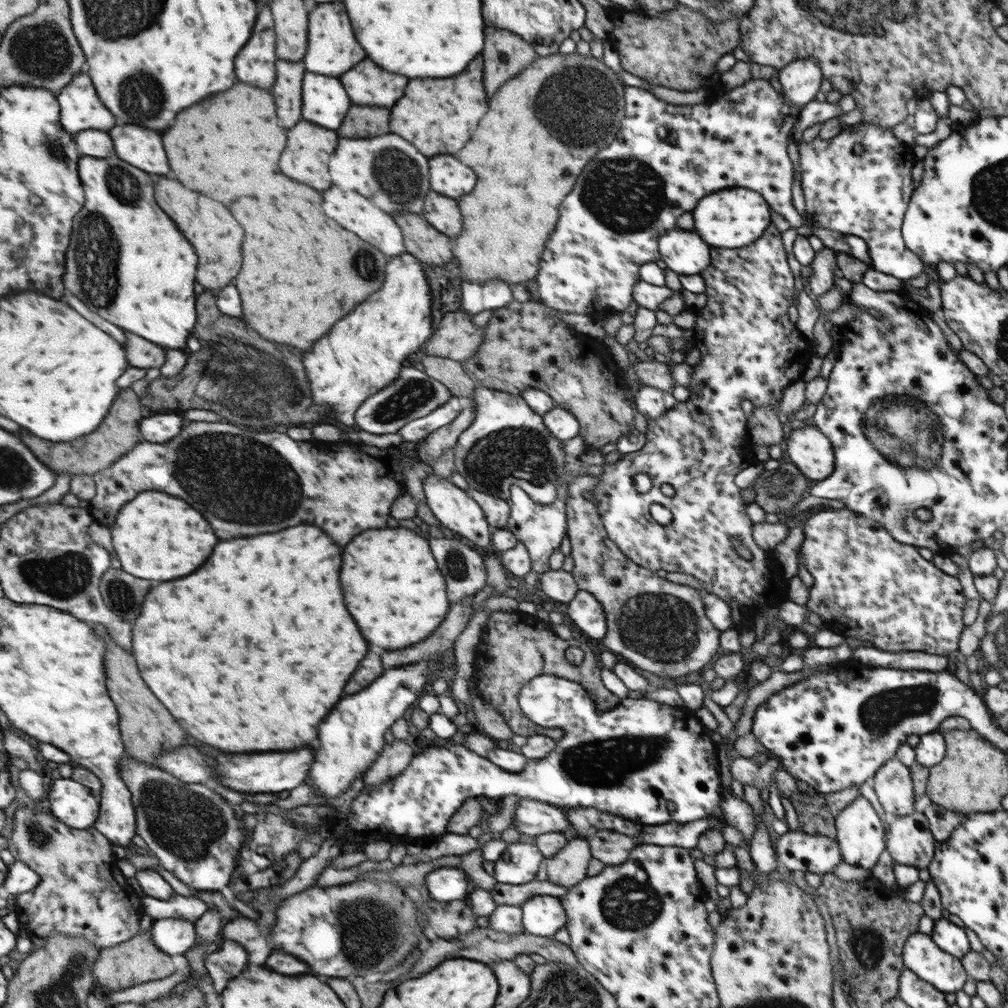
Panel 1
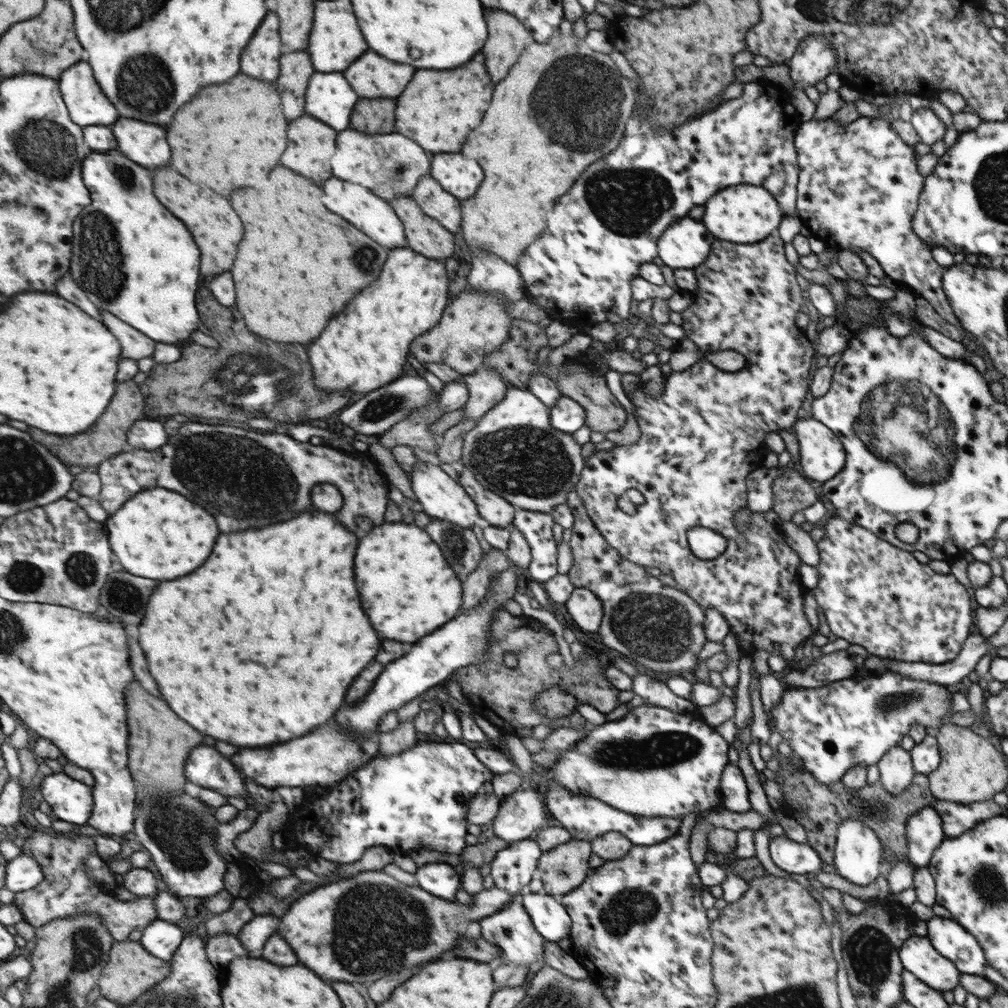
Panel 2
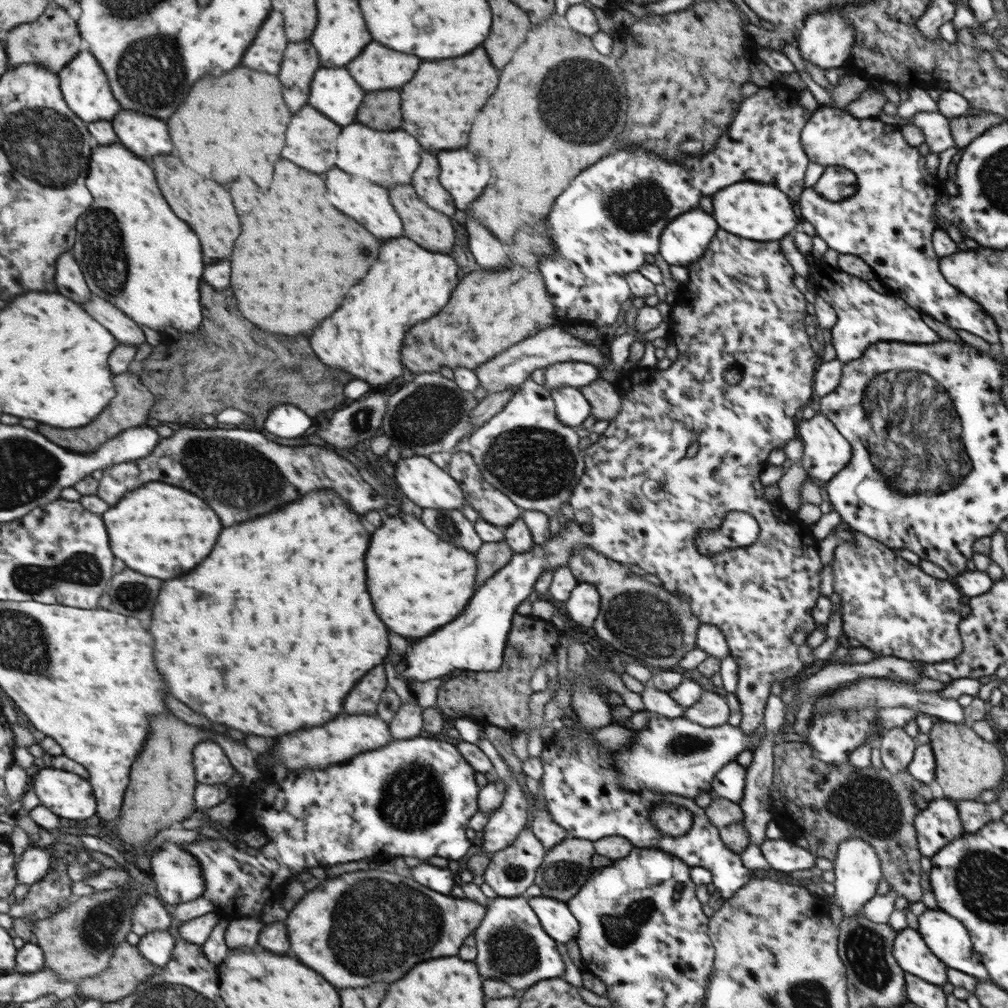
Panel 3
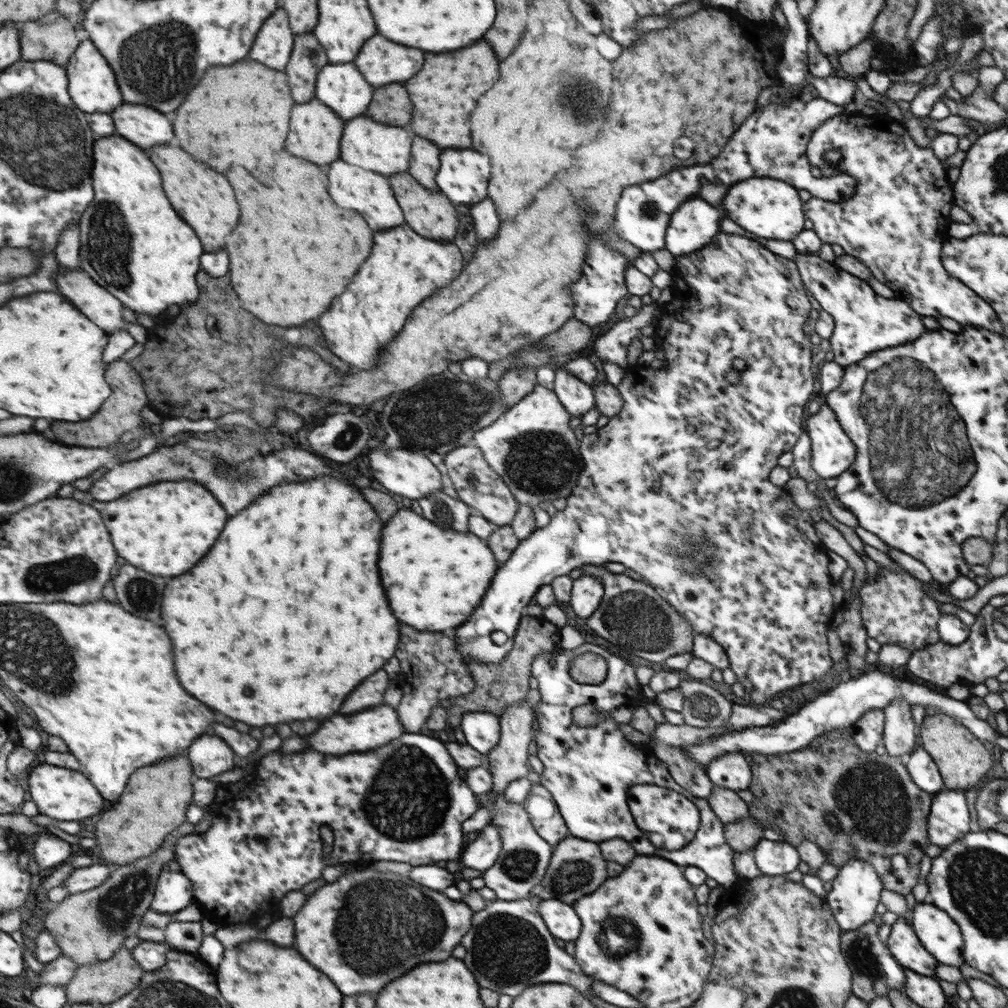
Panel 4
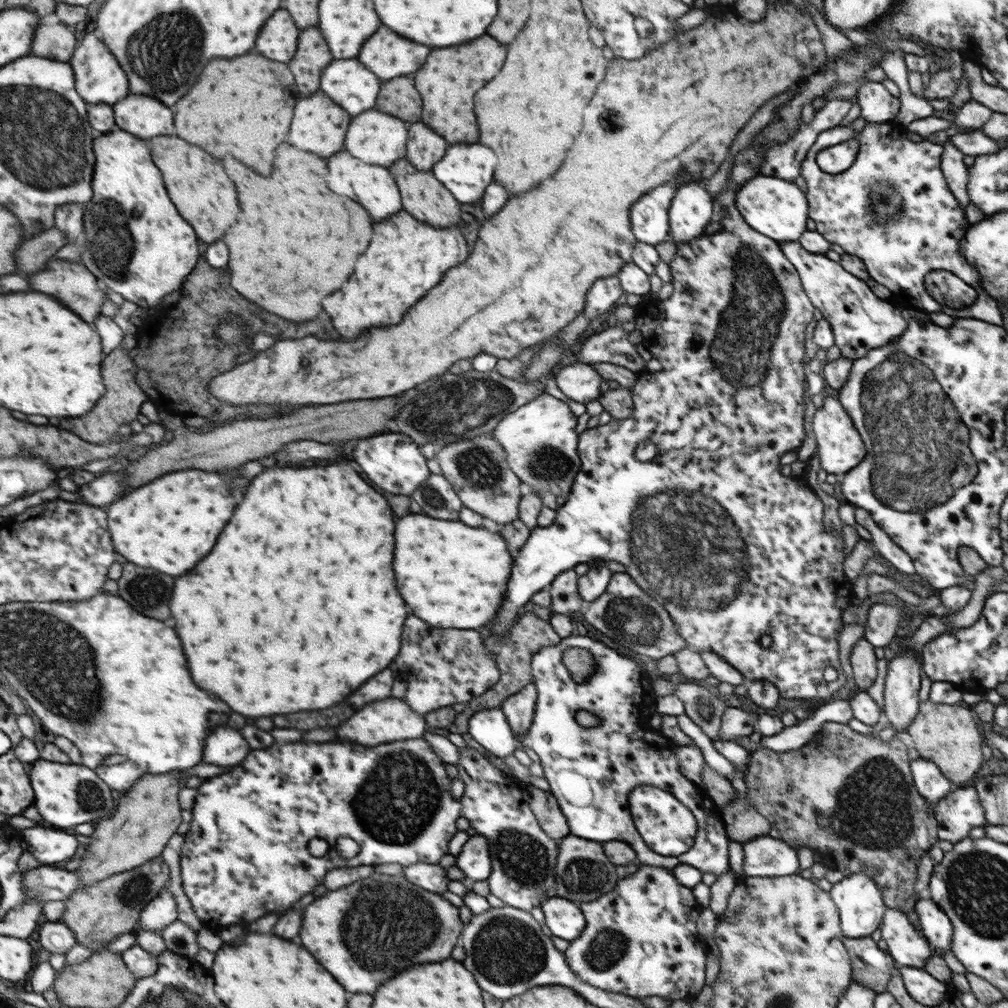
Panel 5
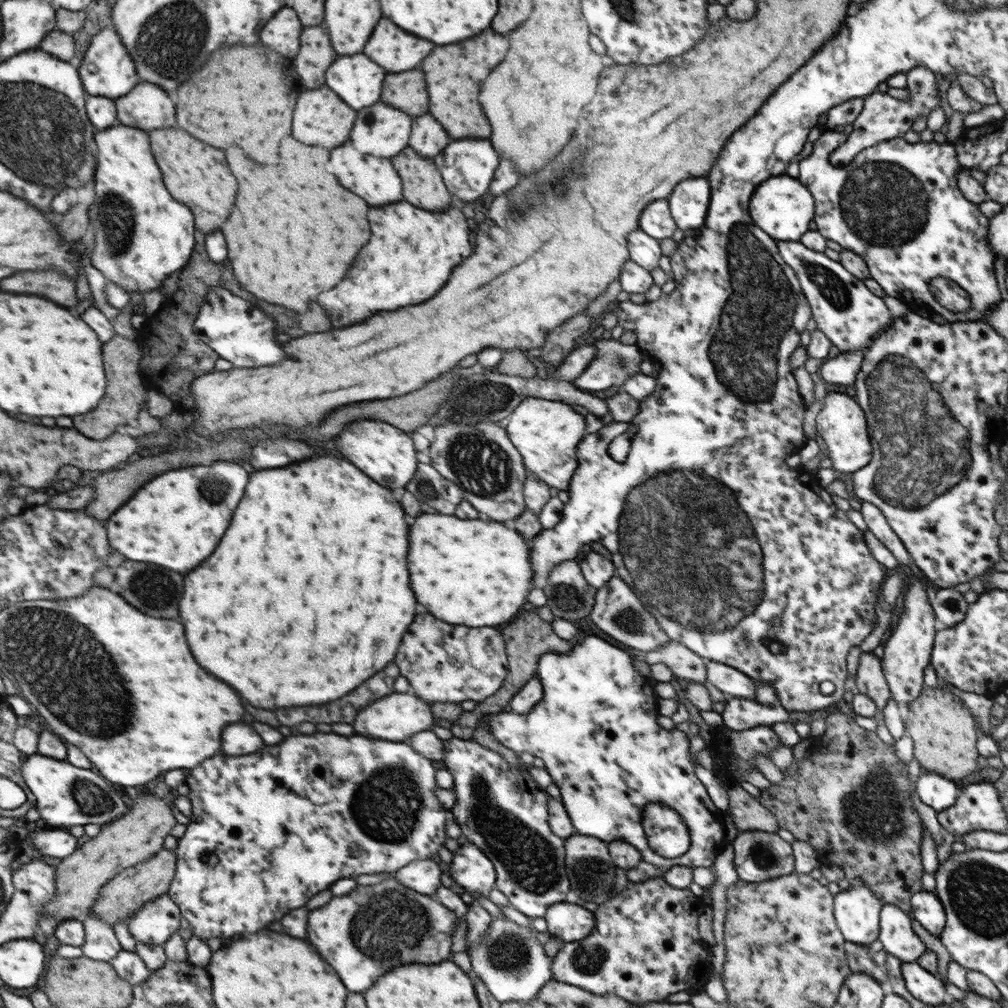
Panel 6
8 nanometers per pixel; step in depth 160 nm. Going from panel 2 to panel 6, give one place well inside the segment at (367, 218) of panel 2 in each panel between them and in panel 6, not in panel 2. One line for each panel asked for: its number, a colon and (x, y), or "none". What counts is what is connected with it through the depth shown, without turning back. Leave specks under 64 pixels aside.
3: (368, 203)
4: (369, 193)
5: (374, 187)
6: (373, 178)

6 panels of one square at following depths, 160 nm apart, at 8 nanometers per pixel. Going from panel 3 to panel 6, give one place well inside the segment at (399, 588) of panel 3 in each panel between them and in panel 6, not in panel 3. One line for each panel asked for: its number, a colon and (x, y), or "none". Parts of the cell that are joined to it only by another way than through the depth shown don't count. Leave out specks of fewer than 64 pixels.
4: (433, 586)
5: (453, 576)
6: (469, 572)

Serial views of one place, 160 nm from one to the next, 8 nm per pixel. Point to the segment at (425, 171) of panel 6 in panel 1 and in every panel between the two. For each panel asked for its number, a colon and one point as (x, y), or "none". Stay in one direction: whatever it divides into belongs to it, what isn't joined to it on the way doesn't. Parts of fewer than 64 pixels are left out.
1: (422, 240)
2: (424, 234)
3: (431, 229)
4: (432, 214)
5: (424, 198)

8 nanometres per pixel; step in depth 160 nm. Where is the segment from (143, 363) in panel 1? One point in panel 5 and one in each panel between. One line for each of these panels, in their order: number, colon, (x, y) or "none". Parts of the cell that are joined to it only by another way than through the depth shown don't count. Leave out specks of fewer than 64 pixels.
2: (136, 345)
3: (126, 330)
4: (107, 311)
5: (74, 284)

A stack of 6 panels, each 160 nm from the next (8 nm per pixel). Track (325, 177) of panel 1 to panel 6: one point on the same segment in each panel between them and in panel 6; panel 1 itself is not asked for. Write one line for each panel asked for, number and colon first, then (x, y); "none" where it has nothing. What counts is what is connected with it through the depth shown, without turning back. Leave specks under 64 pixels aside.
2: (313, 144)
3: (312, 139)
4: (316, 131)
5: (320, 125)
6: (321, 117)

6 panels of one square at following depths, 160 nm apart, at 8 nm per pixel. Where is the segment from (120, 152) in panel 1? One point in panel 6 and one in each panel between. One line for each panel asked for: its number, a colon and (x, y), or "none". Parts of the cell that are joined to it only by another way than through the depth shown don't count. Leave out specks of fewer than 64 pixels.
2: (146, 144)
3: (146, 135)
4: (145, 126)
5: (145, 116)
6: (148, 106)

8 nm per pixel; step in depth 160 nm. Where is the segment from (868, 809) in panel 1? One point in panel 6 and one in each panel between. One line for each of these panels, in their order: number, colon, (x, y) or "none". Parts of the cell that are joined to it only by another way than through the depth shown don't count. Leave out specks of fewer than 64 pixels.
2: (857, 849)
3: (856, 867)
4: (855, 891)
5: (861, 908)
6: (856, 910)

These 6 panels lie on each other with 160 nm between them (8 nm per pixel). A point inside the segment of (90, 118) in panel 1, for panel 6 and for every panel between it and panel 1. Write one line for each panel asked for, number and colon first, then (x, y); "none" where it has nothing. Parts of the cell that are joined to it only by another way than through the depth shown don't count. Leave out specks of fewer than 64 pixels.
2: (83, 94)
3: (86, 87)
4: (94, 86)
5: (101, 78)
6: (108, 69)

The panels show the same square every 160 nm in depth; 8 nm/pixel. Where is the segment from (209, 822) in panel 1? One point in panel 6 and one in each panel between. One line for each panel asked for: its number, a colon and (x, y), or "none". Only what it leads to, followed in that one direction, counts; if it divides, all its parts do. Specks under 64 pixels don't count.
2: (178, 832)
3: (179, 877)
4: (175, 891)
5: (161, 912)
6: (159, 919)

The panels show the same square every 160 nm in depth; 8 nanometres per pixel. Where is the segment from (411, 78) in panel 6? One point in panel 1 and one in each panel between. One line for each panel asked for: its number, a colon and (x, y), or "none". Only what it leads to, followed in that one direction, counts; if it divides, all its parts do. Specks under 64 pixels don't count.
1: (368, 121)
2: (375, 117)
3: (380, 111)
4: (391, 106)
5: (399, 98)

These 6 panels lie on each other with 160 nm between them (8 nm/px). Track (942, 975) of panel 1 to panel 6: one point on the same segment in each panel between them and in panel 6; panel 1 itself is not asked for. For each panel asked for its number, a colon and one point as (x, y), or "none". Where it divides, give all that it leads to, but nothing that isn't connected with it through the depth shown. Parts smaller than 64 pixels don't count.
2: (918, 956)
3: (911, 953)
4: (903, 943)
5: (906, 947)
6: (894, 929)

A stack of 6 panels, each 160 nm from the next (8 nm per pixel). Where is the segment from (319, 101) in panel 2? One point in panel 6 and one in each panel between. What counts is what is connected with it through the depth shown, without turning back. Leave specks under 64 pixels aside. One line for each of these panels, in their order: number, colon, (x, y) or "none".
3: (335, 93)
4: (341, 86)
5: (347, 82)
6: (356, 78)

